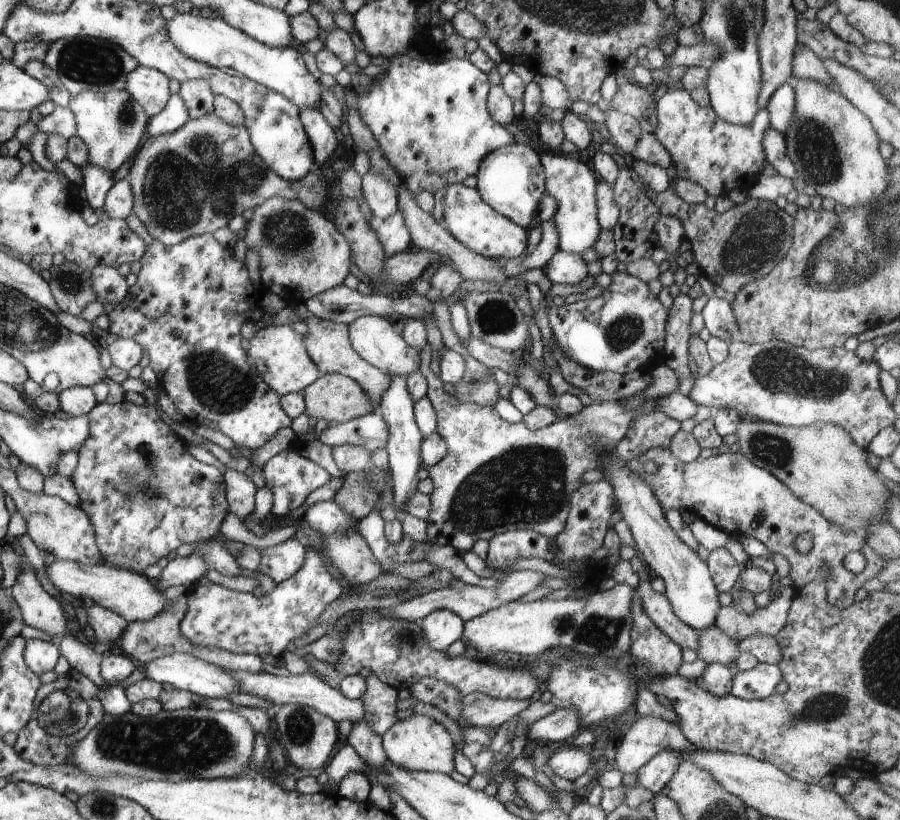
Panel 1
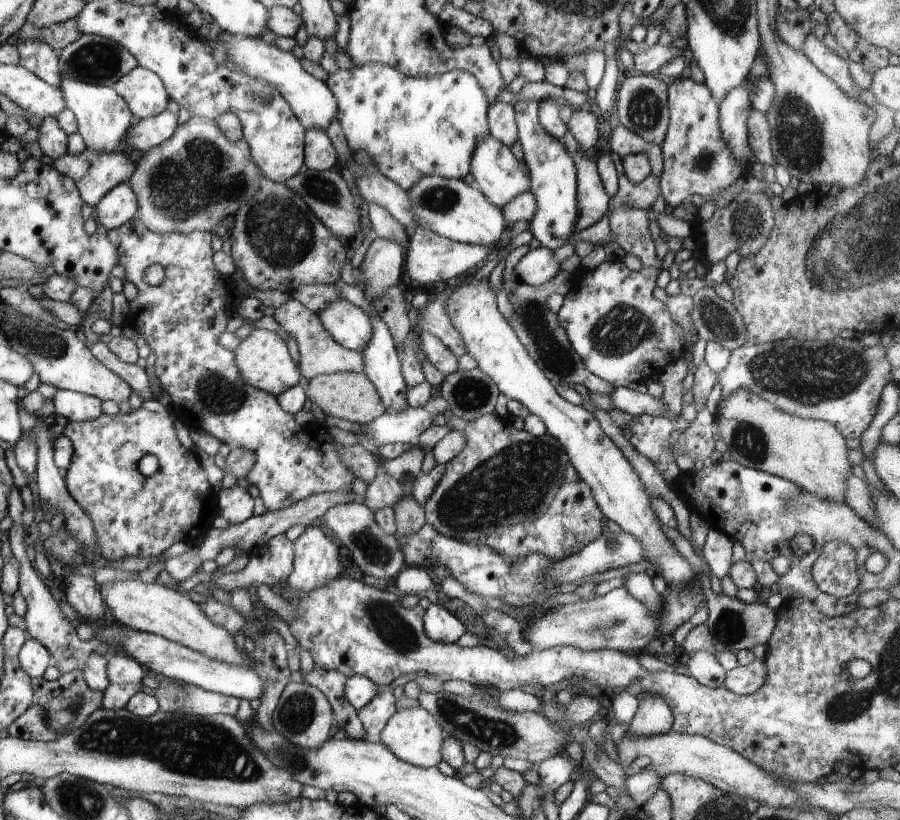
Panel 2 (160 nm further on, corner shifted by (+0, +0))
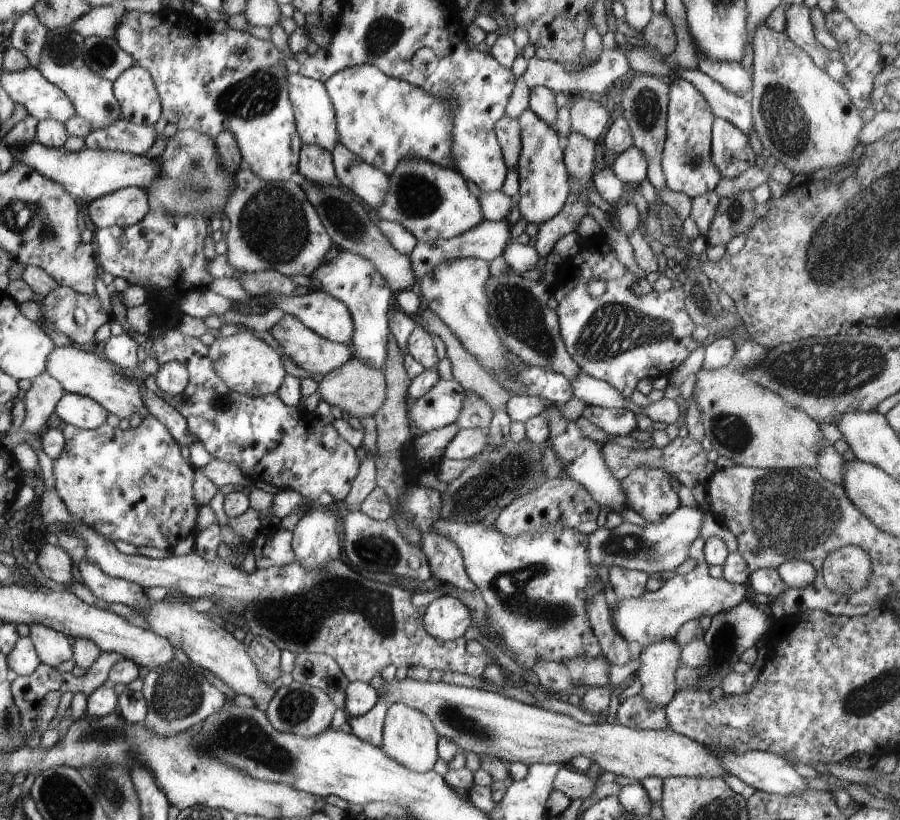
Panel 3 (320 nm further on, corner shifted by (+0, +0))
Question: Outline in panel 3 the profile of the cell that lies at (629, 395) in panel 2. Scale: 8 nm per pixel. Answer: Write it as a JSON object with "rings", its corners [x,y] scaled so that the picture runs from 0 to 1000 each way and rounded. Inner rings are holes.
{"rings":[[[644,455],[642,461],[632,463],[636,468],[636,480],[642,488],[649,488],[651,494],[669,498],[693,499],[696,487],[682,471],[677,471],[676,466],[663,463],[654,457]]]}

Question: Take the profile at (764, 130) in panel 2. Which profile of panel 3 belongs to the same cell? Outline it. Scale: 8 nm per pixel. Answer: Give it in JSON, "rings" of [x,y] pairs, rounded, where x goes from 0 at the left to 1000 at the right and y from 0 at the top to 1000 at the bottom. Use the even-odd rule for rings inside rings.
{"rings":[[[753,83],[752,87],[750,85],[750,93],[764,98],[767,102],[773,105],[773,110],[778,110],[778,115],[789,127],[793,143],[809,146],[830,167],[838,161],[836,127],[831,118],[813,115],[802,102],[798,102],[777,84]]]}

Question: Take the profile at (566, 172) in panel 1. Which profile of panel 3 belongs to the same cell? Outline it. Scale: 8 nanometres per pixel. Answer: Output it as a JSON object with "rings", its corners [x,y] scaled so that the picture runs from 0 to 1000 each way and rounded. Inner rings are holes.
{"rings":[[[582,134],[574,146],[578,151],[580,178],[576,201],[578,216],[576,254],[586,273],[602,276],[624,256],[633,238],[633,215],[627,199],[627,180],[622,179],[619,161],[602,144],[598,144],[591,134]]]}

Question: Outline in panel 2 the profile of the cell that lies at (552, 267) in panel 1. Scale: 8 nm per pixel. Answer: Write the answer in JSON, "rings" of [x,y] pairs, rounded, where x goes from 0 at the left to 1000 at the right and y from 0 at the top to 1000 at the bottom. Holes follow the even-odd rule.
{"rings":[[[600,299],[590,304],[573,322],[570,333],[576,343],[588,348],[599,348],[623,330],[622,320],[611,304]]]}

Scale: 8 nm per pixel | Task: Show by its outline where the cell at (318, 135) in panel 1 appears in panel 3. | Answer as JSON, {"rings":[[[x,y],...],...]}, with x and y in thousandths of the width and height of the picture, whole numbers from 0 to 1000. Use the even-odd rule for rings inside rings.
{"rings":[[[338,176],[332,187],[330,215],[356,224],[356,227],[377,227],[369,199],[369,188],[351,176]]]}

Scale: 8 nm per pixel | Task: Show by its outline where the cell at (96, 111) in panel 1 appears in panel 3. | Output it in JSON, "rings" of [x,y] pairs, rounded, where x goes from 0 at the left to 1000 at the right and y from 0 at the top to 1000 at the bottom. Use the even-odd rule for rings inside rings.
{"rings":[[[76,33],[54,37],[51,44],[51,54],[47,61],[47,76],[42,78],[44,85],[56,101],[60,101],[66,110],[76,116],[76,120],[83,129],[87,143],[93,144],[102,151],[102,161],[118,156],[120,151],[136,145],[132,122],[128,120],[127,102],[123,98],[111,95],[102,88],[97,76],[93,76],[93,46],[84,41]]]}

